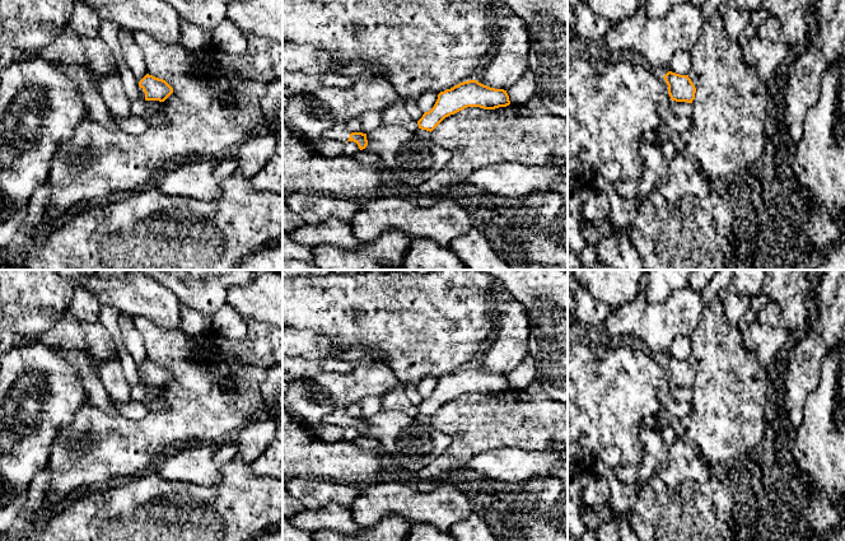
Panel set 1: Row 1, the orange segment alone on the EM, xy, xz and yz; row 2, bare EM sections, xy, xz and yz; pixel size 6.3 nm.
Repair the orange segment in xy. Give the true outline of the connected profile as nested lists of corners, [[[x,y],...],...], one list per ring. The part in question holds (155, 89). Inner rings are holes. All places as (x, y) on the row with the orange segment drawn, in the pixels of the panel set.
[[[149,74],[139,81],[139,87],[145,93],[145,101],[164,102],[173,93],[173,88],[165,80]]]

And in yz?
[[[668,71],[663,78],[668,85],[668,94],[672,101],[692,103],[696,88],[688,75]]]

